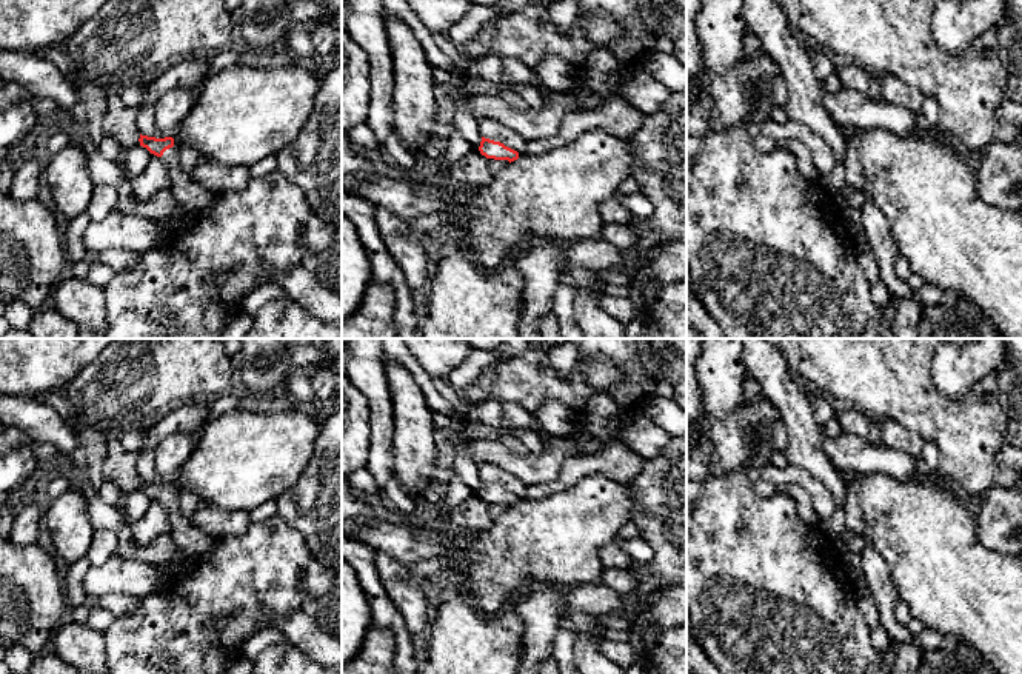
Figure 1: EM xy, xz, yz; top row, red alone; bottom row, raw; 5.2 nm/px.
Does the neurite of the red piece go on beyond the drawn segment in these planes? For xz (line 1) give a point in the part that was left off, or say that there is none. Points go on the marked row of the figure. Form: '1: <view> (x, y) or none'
1: none

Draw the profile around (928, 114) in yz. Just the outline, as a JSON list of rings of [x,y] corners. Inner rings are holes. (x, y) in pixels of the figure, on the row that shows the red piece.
[[[925,97],[917,112],[919,132],[933,134],[937,129],[939,103],[933,97]]]

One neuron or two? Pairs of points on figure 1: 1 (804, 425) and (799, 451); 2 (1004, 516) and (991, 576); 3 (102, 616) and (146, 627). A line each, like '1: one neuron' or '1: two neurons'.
1: one neuron
2: two neurons
3: two neurons

